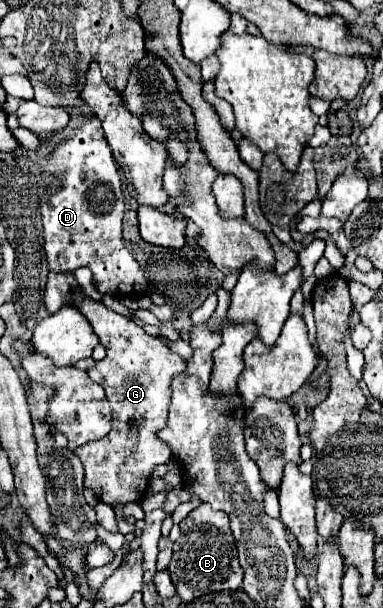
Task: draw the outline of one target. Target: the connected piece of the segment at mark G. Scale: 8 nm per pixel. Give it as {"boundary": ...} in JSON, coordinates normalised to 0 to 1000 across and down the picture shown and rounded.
{"boundary":[[[219,488],[214,518],[235,528],[261,564],[277,571],[277,587],[251,594],[230,617],[272,637],[292,666],[292,706],[277,719],[204,735],[193,745],[219,765],[219,801],[240,804],[256,824],[287,831],[308,850],[350,860],[350,850],[324,847],[329,827],[366,824],[381,814],[386,791],[413,765],[439,765],[454,748],[444,732],[413,725],[413,706],[433,702],[444,669],[444,627],[486,607],[486,594],[449,581],[413,554],[386,551],[324,518],[298,515],[261,495]]]}

